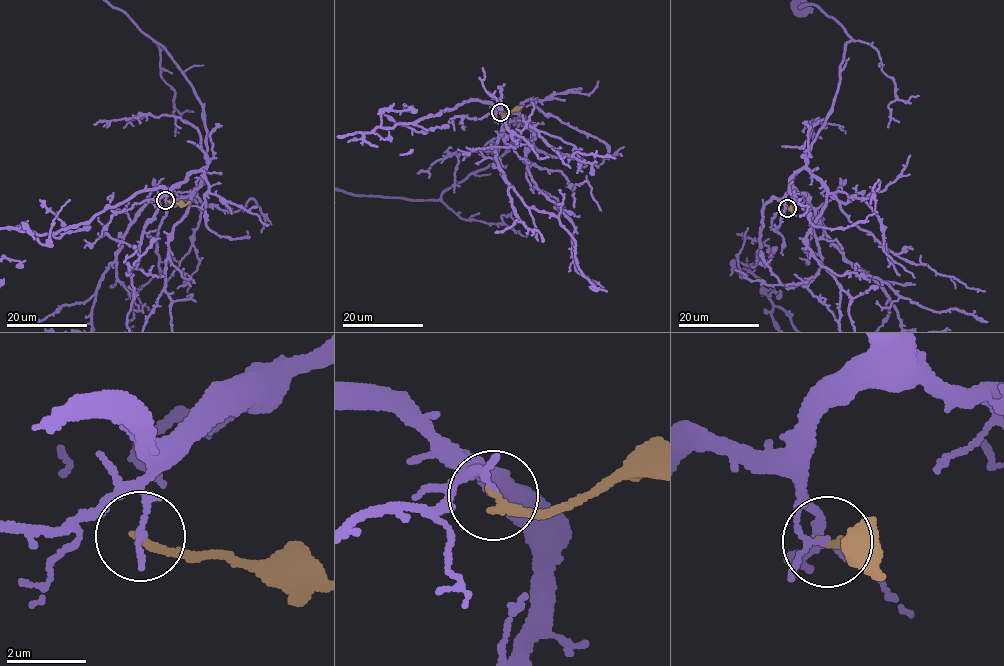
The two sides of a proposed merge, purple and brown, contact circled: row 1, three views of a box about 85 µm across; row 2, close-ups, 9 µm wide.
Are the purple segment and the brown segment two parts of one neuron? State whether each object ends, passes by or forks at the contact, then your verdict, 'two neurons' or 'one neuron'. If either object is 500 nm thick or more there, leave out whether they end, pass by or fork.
purple passes by; brown ends there; two neurons

